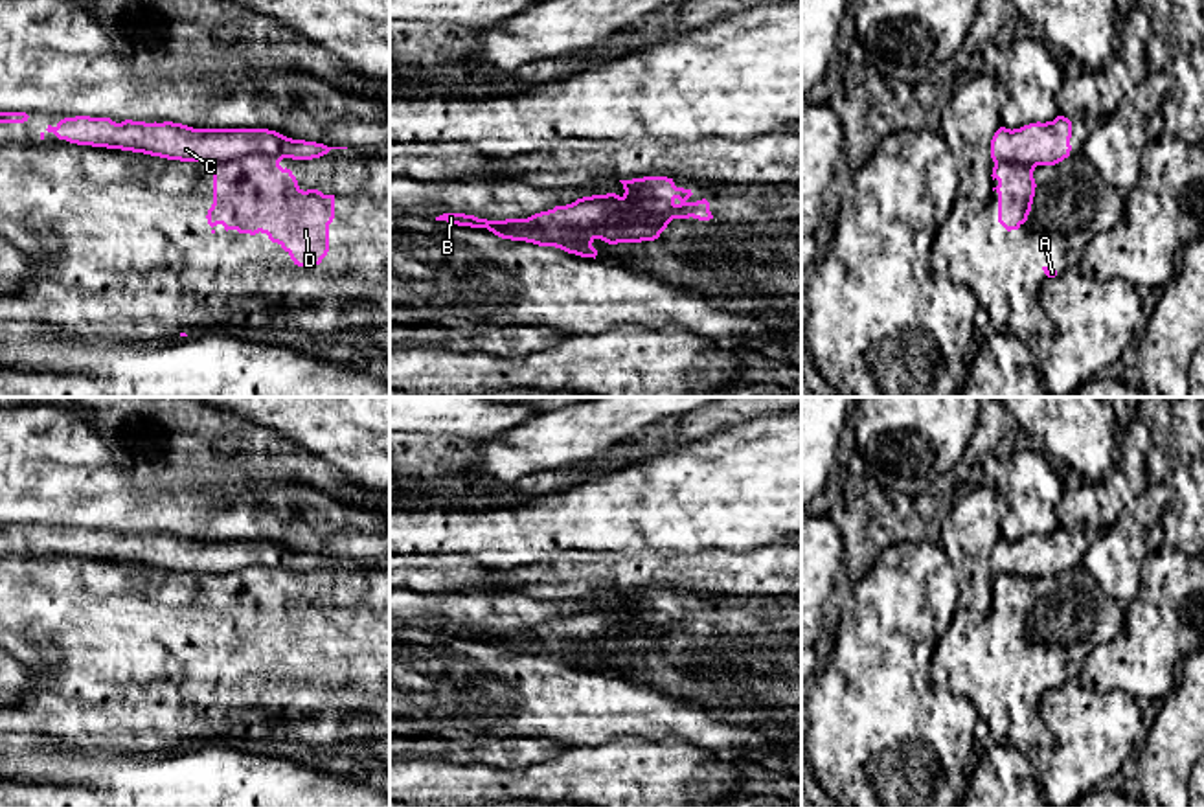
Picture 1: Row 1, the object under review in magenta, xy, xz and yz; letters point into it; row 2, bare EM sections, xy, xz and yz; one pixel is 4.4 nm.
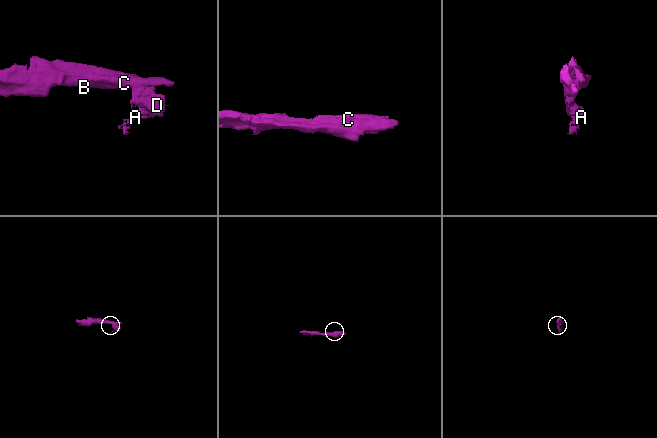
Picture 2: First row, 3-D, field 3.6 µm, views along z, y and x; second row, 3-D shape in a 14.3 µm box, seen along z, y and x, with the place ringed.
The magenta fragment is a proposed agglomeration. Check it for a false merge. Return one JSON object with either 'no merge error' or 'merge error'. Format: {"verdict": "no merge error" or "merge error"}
{"verdict": "merge error"}

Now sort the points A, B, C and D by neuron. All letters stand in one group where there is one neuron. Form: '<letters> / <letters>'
A D / B C

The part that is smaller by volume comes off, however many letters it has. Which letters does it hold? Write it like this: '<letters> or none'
A, D

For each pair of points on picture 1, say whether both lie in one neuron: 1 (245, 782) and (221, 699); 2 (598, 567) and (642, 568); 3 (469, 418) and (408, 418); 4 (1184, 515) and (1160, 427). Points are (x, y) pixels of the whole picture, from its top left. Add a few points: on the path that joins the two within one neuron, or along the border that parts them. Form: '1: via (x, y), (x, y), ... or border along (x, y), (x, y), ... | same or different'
1: border along (193, 747), (232, 745), (245, 750), (260, 750) | different
2: via (609, 570), (631, 570) | same
3: via (454, 416), (423, 416) | same
4: border along (1171, 416), (1171, 445), (1168, 453) | different

